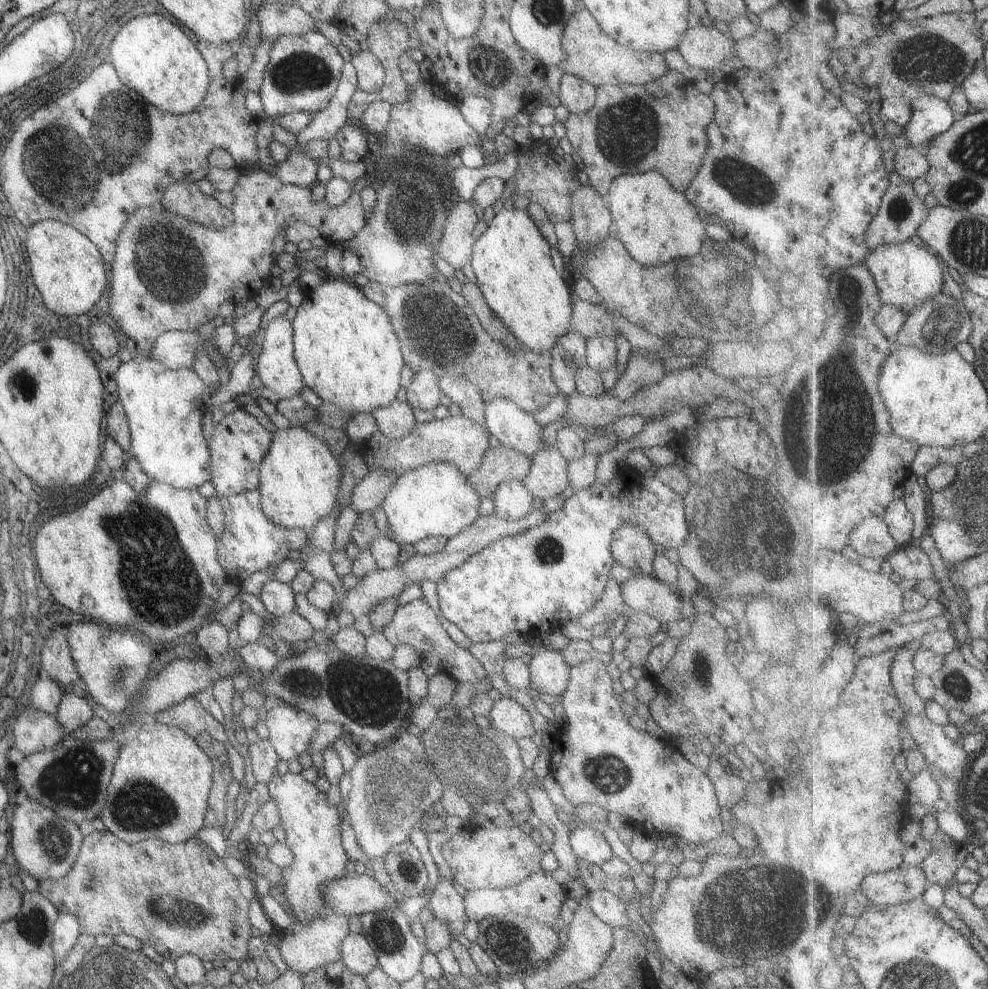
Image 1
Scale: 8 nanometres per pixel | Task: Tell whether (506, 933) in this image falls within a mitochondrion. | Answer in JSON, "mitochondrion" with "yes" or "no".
{"mitochondrion":"yes"}

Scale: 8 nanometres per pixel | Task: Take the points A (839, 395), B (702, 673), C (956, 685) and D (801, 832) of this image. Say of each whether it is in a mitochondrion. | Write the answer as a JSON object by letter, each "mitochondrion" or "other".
{"A":"mitochondrion","B":"mitochondrion","C":"mitochondrion","D":"other"}

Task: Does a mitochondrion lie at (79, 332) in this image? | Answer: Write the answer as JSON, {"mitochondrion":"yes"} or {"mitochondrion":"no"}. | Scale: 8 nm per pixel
{"mitochondrion":"no"}

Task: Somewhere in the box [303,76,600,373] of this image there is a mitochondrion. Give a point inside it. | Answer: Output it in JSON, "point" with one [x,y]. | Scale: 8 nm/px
{"point":[437,327]}

